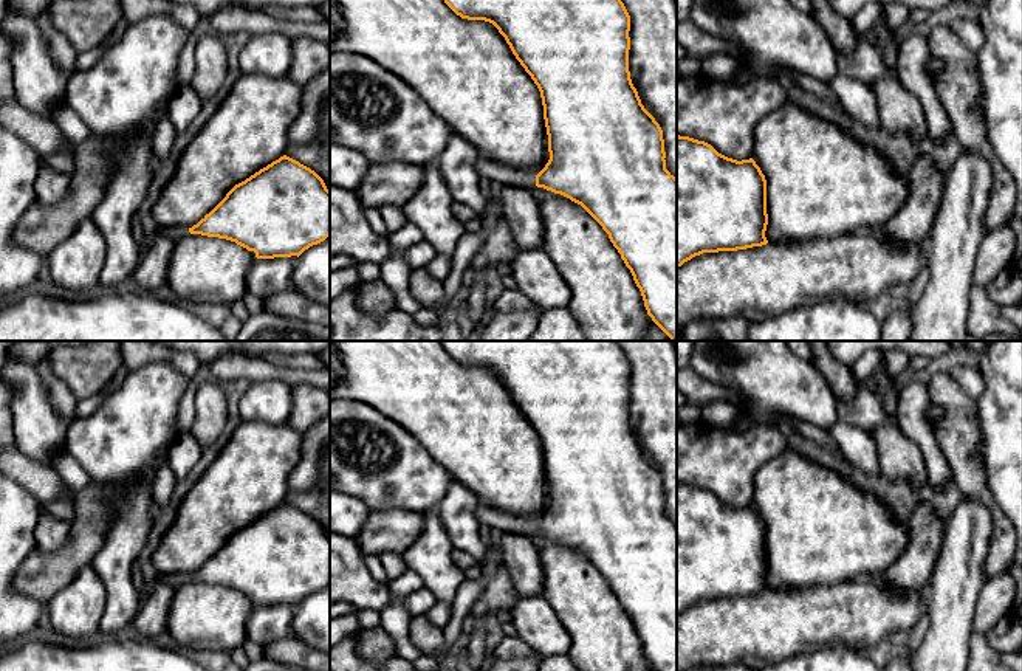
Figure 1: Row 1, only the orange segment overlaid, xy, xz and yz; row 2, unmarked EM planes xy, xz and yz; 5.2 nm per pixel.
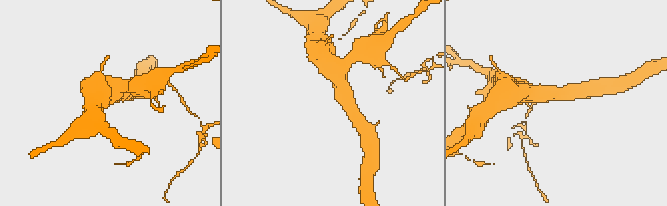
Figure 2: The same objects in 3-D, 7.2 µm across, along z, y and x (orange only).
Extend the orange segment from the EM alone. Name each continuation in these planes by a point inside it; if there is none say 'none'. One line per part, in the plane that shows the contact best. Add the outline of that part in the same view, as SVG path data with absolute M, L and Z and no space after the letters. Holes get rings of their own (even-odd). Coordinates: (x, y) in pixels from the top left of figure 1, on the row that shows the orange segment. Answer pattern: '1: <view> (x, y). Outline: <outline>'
1: xz (510, 177). Outline: M482 157L475 163L475 169L478 170L480 177L499 181L505 186L522 186L526 189L536 188L536 177L534 175L526 174L523 170L502 166L499 163L494 163L494 161L485 158L485 157Z

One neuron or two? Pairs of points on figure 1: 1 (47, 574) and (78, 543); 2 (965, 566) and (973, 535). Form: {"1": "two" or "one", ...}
{"1": "one", "2": "one"}

